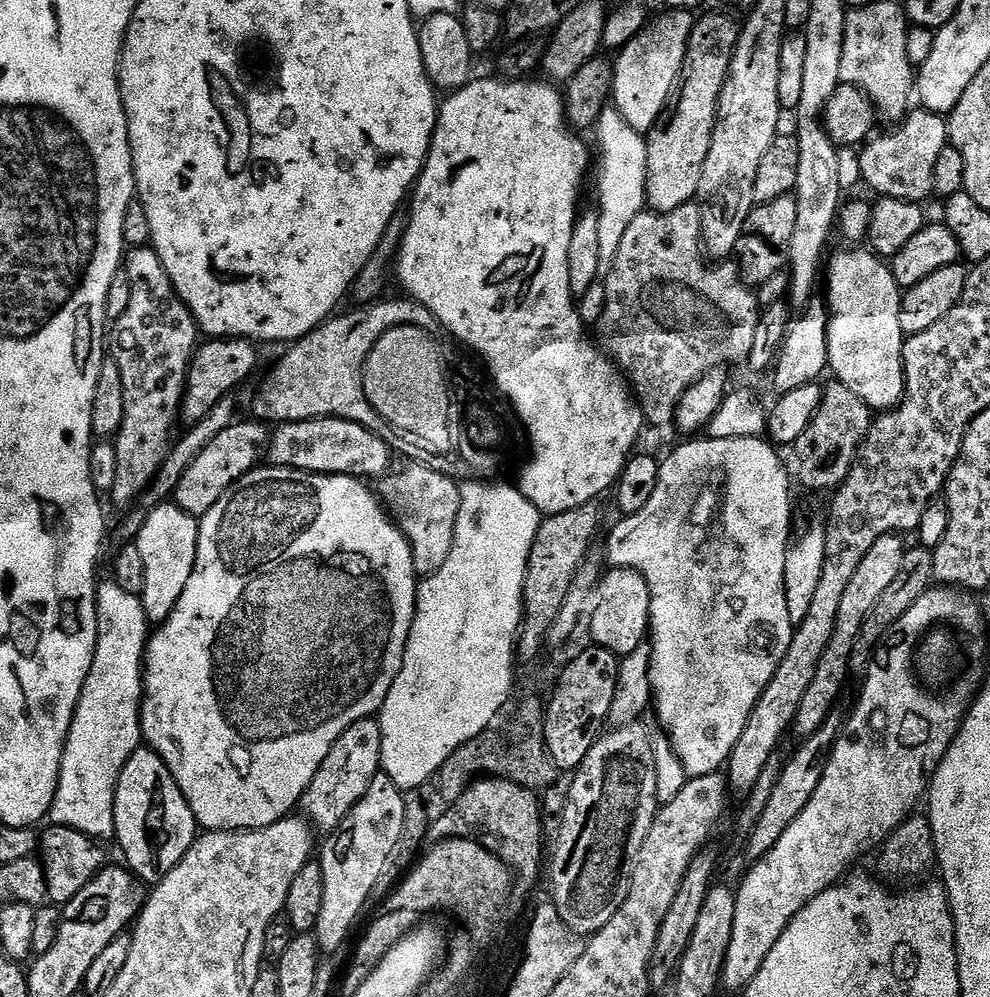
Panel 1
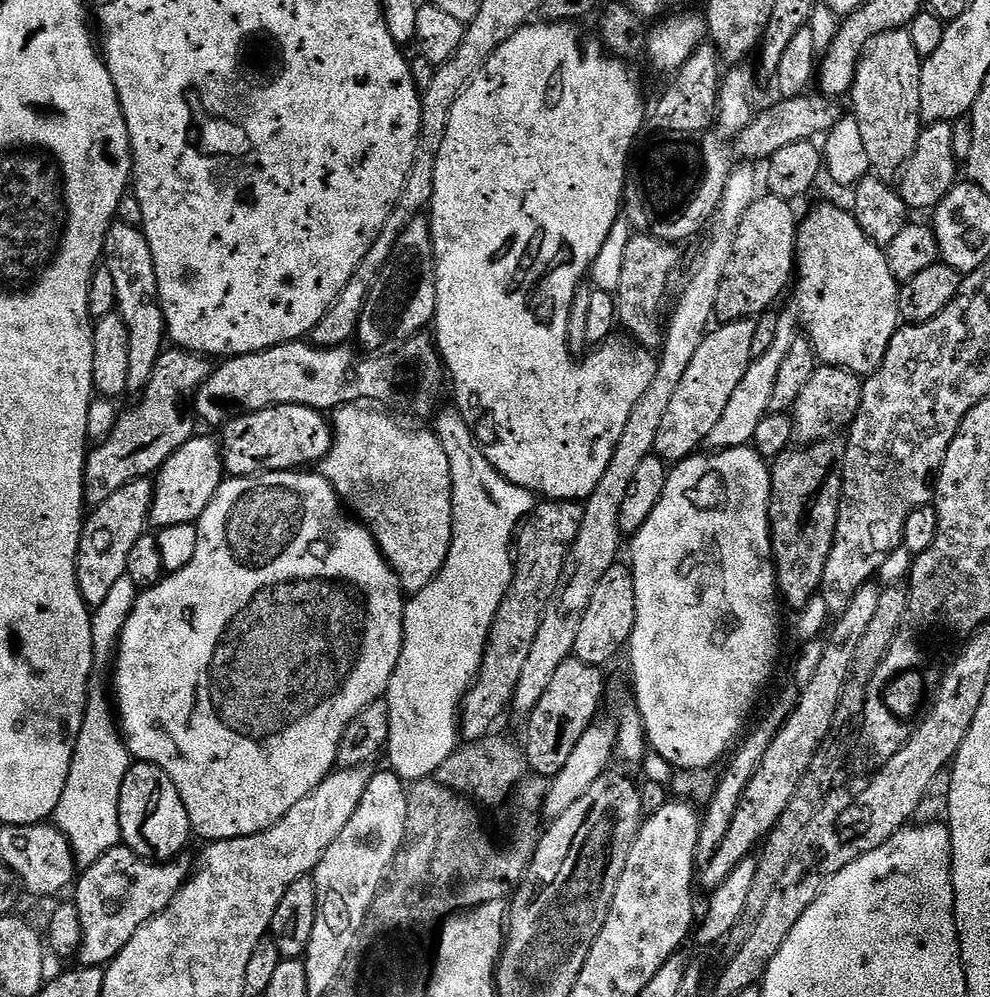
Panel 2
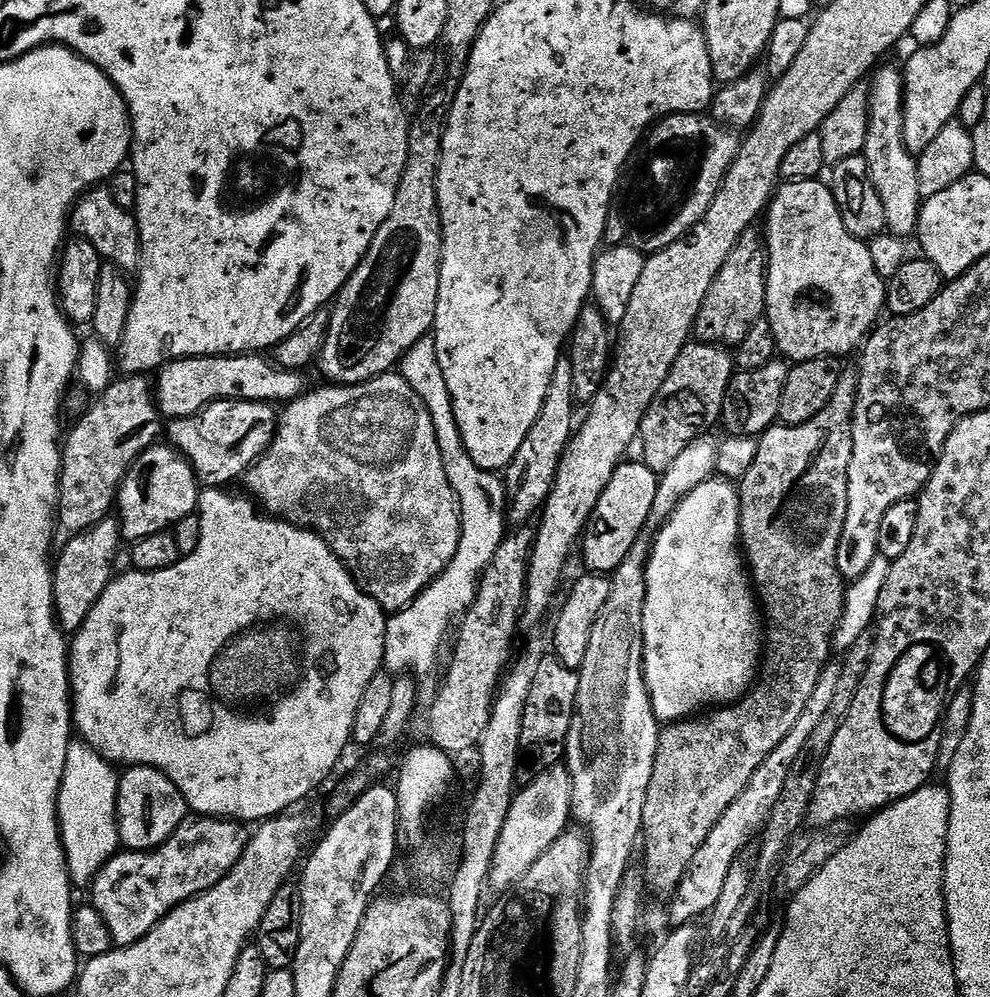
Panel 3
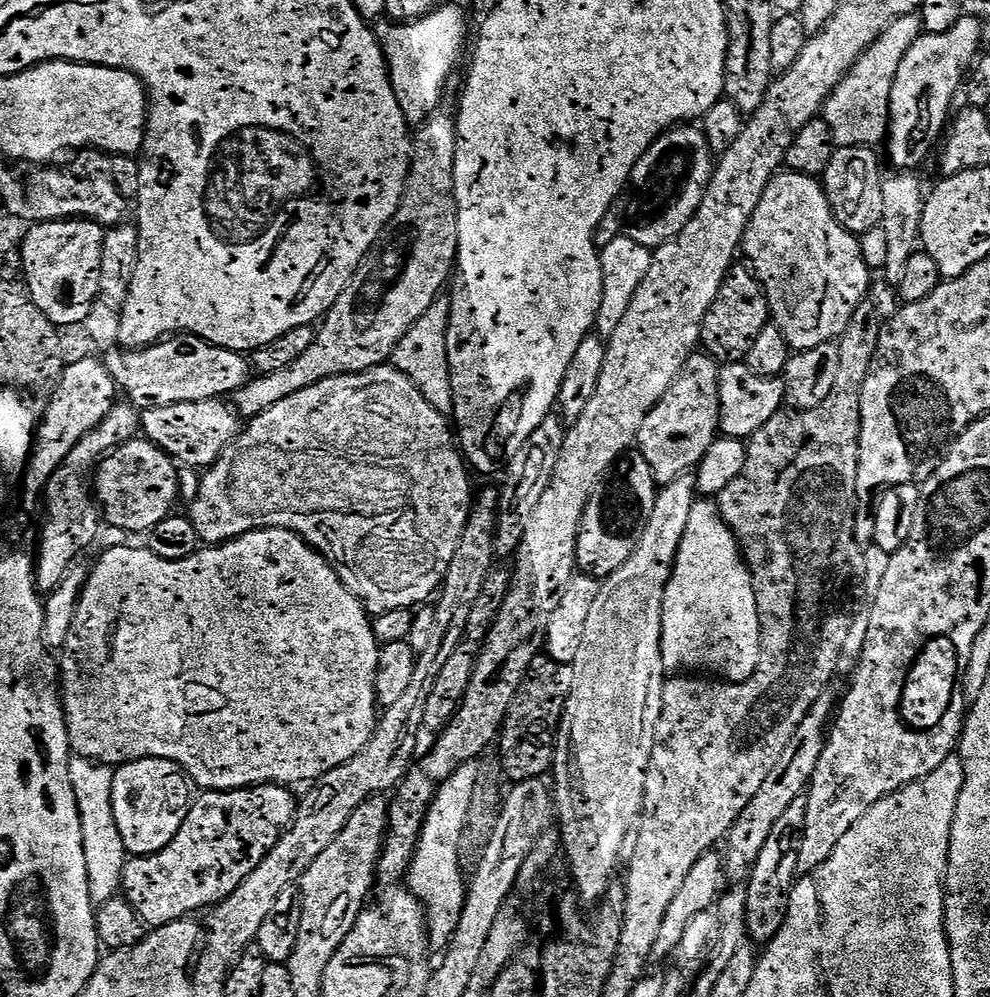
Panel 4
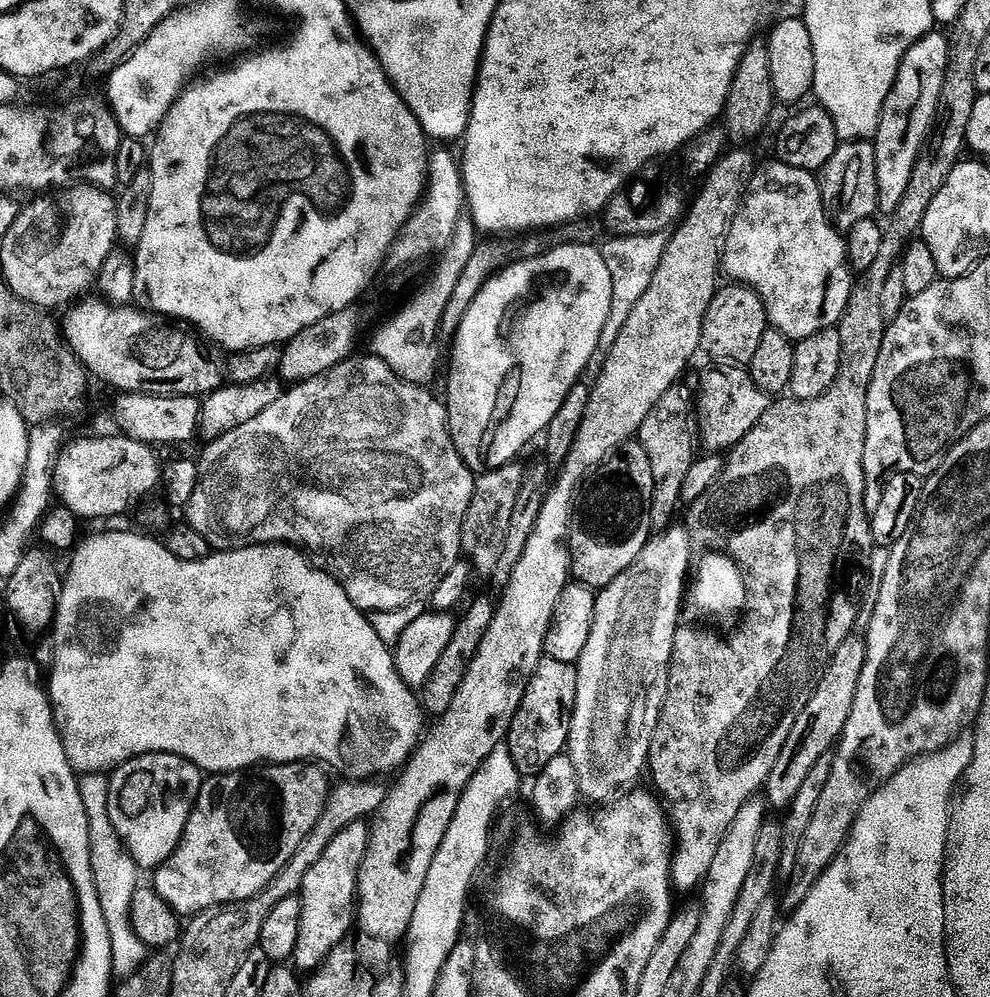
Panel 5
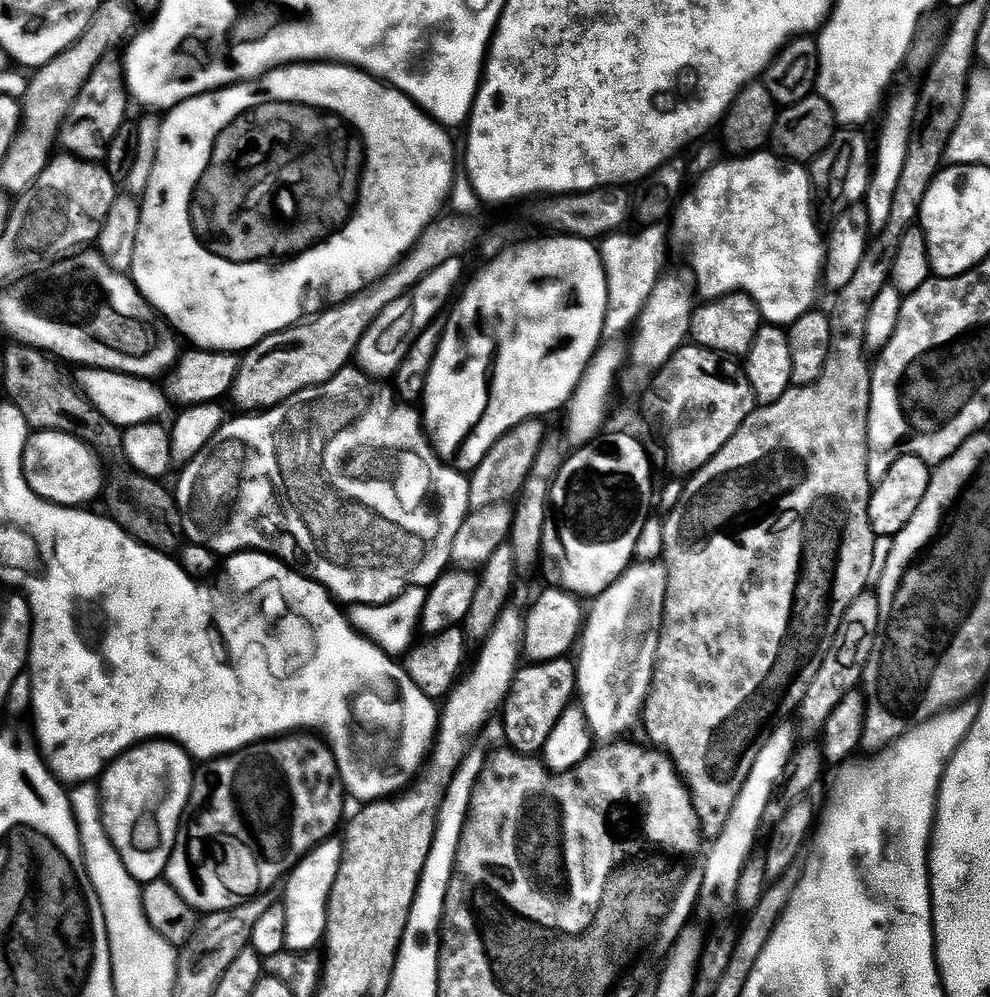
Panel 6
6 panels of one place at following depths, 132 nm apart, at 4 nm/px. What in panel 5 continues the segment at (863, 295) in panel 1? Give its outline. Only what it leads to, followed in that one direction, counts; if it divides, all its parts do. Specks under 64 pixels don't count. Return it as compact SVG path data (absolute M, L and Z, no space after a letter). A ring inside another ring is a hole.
M771 162L756 177L749 179L746 184L746 191L742 196L742 203L737 209L732 219L732 225L728 231L728 236L724 240L724 250L722 253L723 275L733 276L733 281L755 290L762 298L762 302L768 311L768 318L771 327L783 336L787 336L793 342L799 342L810 338L810 334L818 334L818 330L826 330L839 325L842 314L846 310L846 302L850 302L850 294L854 287L854 276L848 265L848 246L845 237L834 227L828 218L828 213L824 210L824 199L820 193L819 179L813 173L806 170L798 170L794 166L786 166L779 162Z

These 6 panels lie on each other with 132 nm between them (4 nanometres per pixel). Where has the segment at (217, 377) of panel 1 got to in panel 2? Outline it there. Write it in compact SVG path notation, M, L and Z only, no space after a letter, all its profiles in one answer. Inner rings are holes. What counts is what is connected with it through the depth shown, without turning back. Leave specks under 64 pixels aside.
M175 346L161 352L152 371L152 379L139 393L140 401L129 412L121 411L108 436L95 445L93 452L91 449L87 453L83 485L85 505L106 502L114 490L122 490L122 486L130 481L158 472L169 457L192 439L194 416L189 404L209 371L209 361L203 355L185 352Z

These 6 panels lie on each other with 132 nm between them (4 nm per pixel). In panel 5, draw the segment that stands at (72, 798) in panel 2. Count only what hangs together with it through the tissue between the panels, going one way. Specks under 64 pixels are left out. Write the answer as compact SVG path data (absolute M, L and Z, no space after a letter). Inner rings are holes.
M84 774L79 777L82 806L86 806L86 818L90 830L90 862L94 874L94 886L98 890L98 902L102 906L102 918L106 918L106 930L112 939L112 971L117 977L128 980L150 956L150 949L138 938L132 929L132 899L138 887L138 869L134 858L124 847L114 822L110 822L109 777L104 774Z

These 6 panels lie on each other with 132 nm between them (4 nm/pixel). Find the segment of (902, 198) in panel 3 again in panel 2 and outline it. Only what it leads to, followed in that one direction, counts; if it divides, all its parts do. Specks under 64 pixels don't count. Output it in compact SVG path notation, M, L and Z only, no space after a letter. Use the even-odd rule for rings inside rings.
M893 30L873 37L856 67L850 99L851 111L866 146L869 165L881 177L899 173L914 154L922 131L920 118L920 69L922 58L914 50L911 31Z

